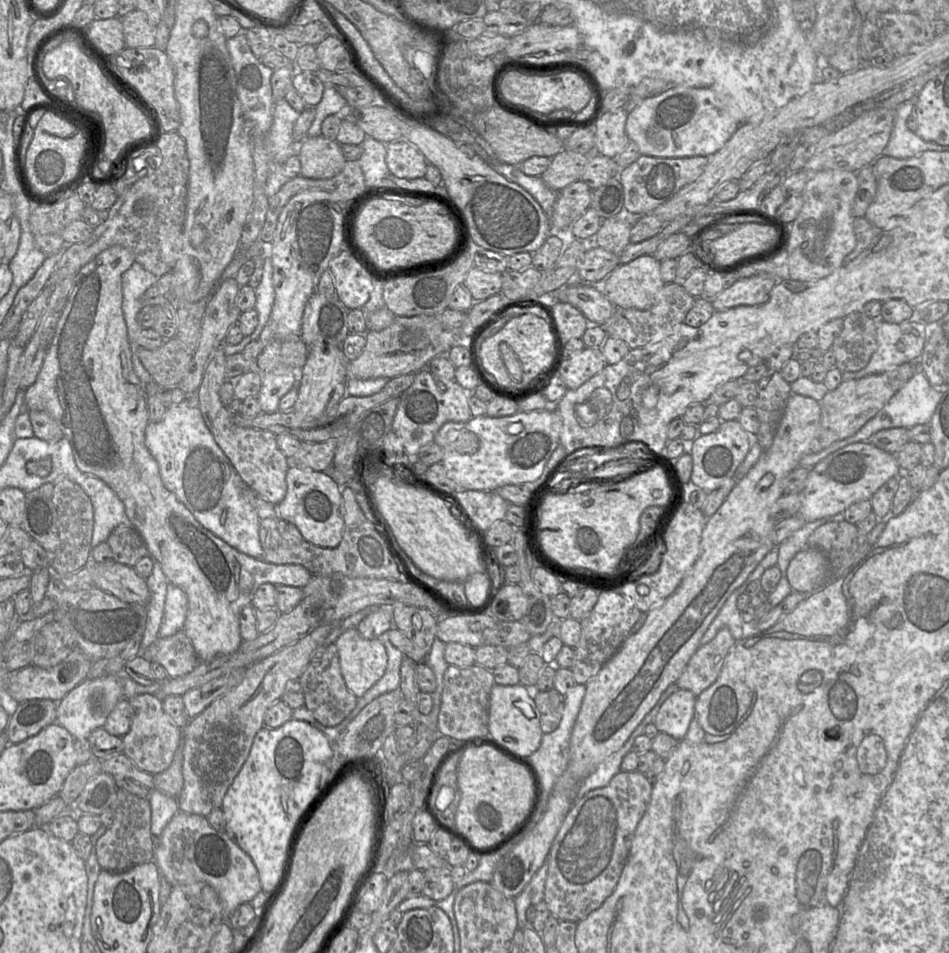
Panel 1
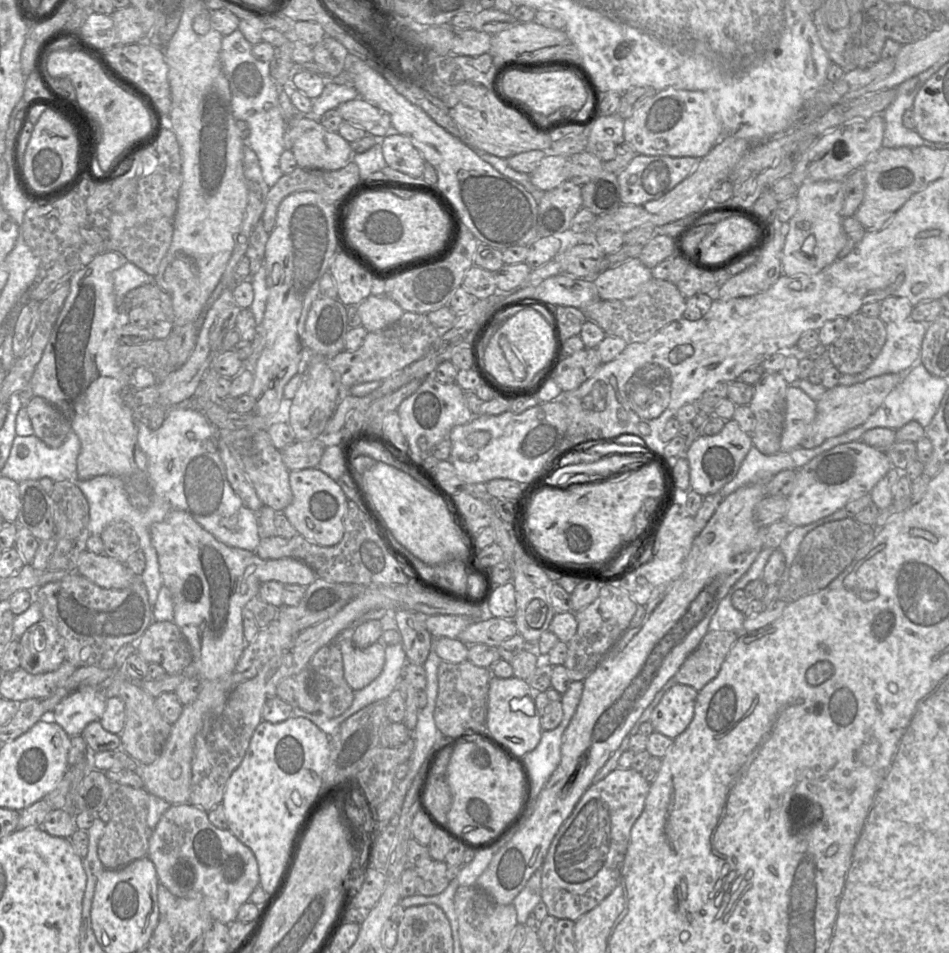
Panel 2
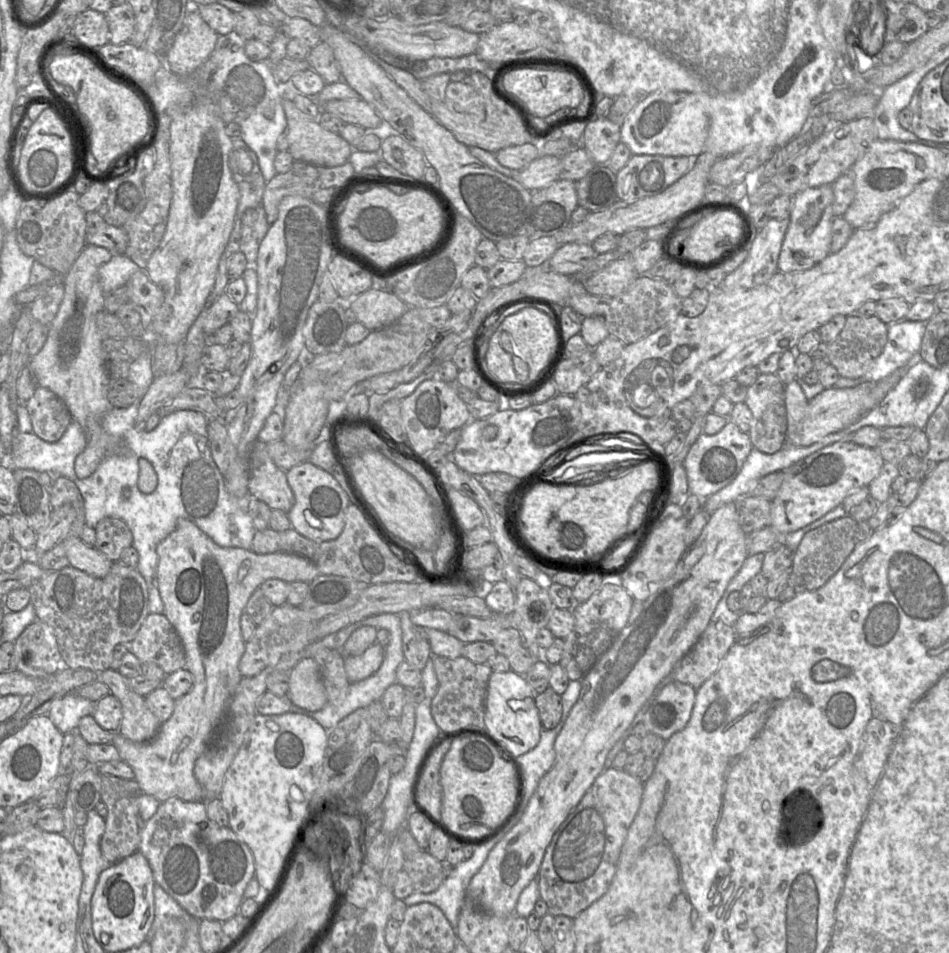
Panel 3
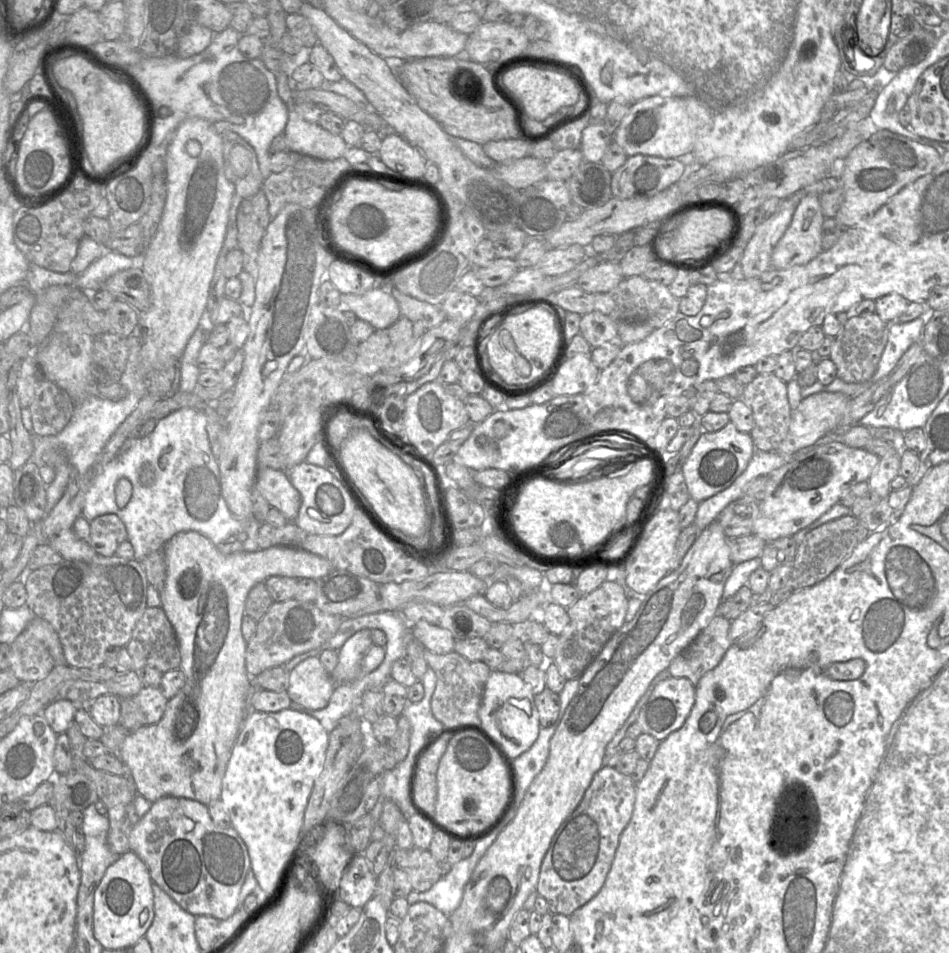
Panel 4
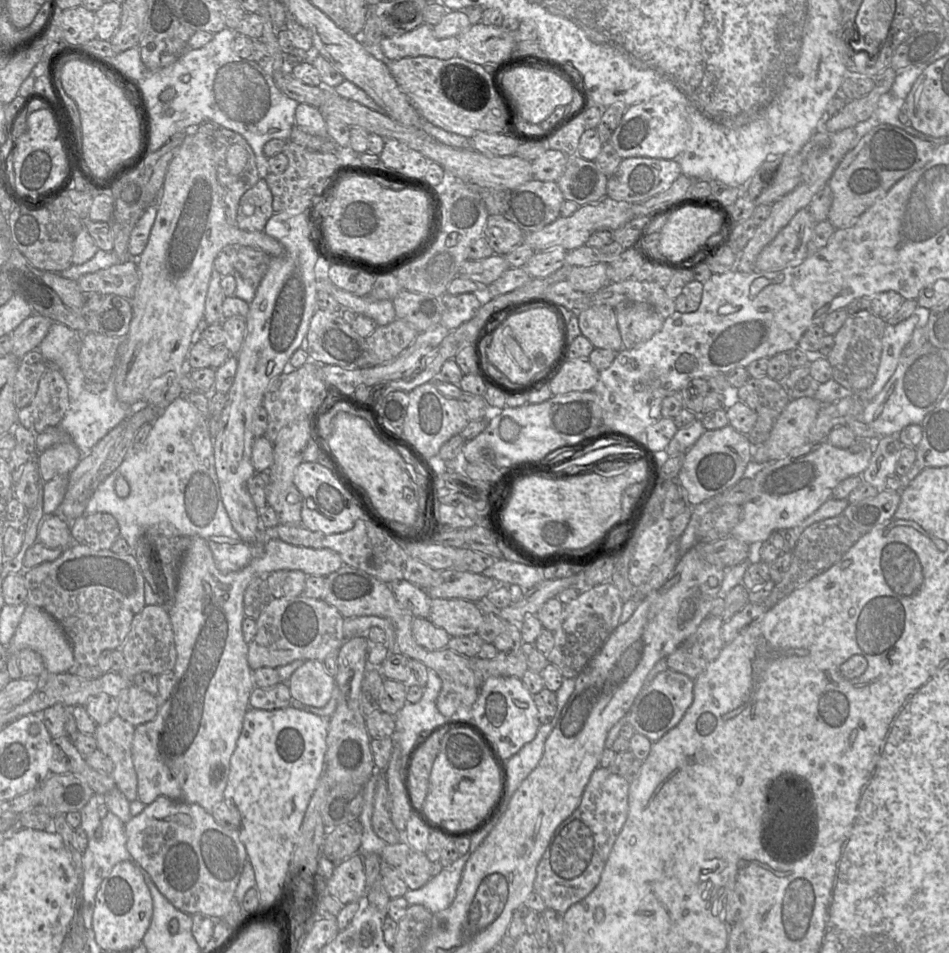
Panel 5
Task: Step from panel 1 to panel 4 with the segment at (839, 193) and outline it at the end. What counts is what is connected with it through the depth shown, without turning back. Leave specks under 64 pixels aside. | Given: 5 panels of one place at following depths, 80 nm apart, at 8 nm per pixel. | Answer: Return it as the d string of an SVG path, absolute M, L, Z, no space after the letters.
M807 194L799 202L786 232L775 246L771 268L789 269L804 265L822 251L822 212L819 196Z

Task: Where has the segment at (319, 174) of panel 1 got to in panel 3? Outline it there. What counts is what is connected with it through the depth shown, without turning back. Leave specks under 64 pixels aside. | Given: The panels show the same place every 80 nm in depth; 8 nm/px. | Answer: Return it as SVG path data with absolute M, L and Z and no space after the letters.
M283 99L282 107L287 120L288 152L294 161L325 167L336 167L349 161L353 148L340 134L324 129L317 119L301 112L292 100Z

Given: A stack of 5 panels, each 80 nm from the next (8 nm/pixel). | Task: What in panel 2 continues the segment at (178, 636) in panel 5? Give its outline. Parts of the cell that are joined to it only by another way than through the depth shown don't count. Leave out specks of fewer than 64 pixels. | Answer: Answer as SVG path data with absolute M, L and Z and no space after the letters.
M176 509L171 510L162 521L152 524L150 527L150 536L151 536L151 544L155 548L155 551L157 553L159 569L160 569L163 585L167 587L171 592L173 607L174 607L173 622L179 627L179 629L186 637L190 645L192 657L193 657L192 668L194 668L196 676L198 677L201 683L201 686L197 698L192 703L185 705L183 707L180 717L174 724L172 724L170 735L158 758L154 762L148 765L138 764L137 769L134 772L136 772L138 776L142 779L144 783L144 789L149 794L155 795L165 800L170 805L184 804L184 803L189 803L190 794L191 794L191 778L192 778L191 764L193 759L193 750L194 750L196 735L203 727L205 720L207 719L207 716L219 710L227 701L228 695L232 690L231 674L234 671L235 666L238 660L240 659L243 650L247 644L243 636L242 610L244 609L244 607L248 605L248 603L253 597L258 595L260 586L267 581L277 581L280 582L281 584L298 584L304 587L308 587L311 583L315 581L317 576L314 570L310 566L308 566L306 563L298 559L287 557L280 559L265 560L257 556L255 552L227 546L222 542L218 541L212 534L210 534L208 531L202 528L188 513L181 510L176 510Z

